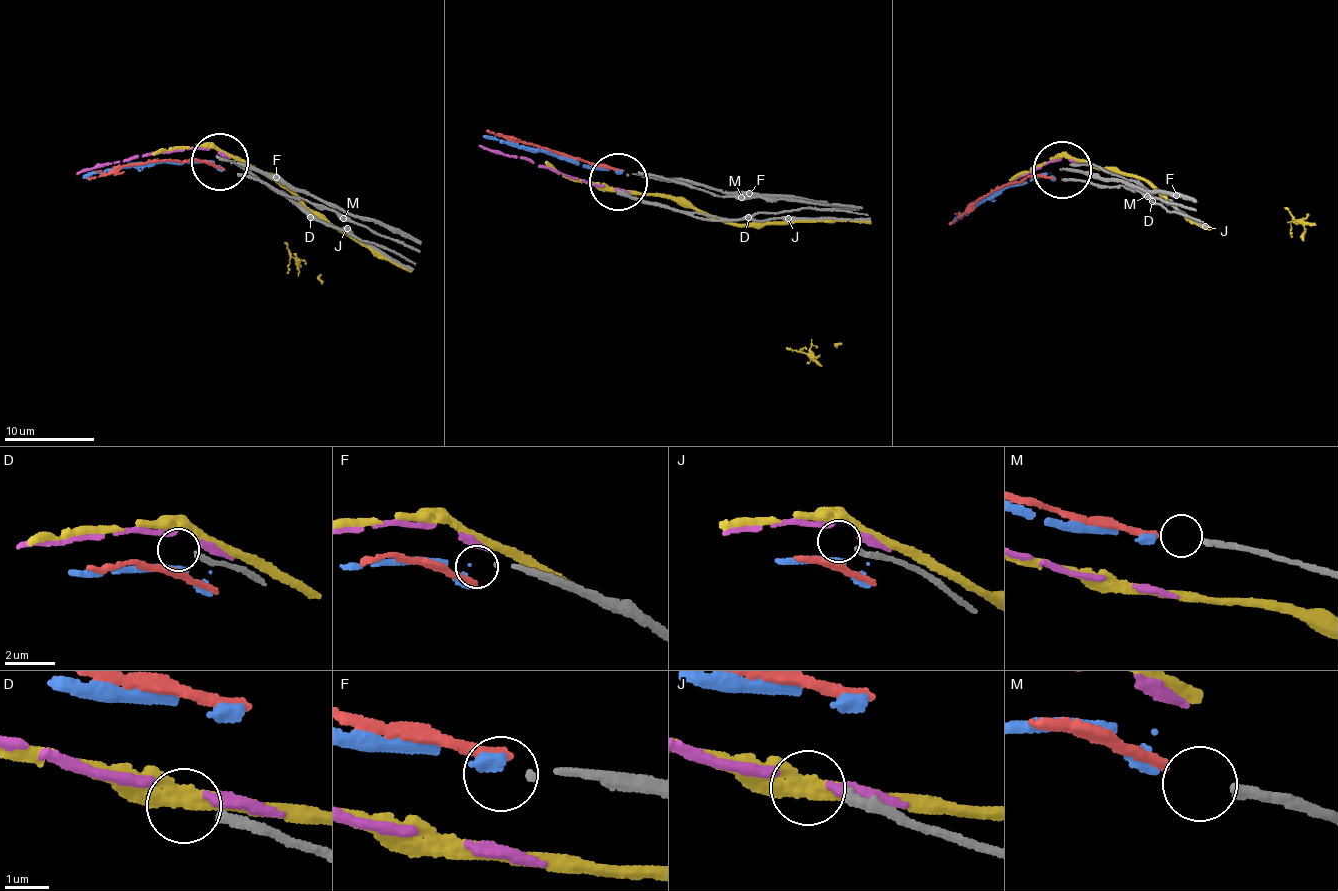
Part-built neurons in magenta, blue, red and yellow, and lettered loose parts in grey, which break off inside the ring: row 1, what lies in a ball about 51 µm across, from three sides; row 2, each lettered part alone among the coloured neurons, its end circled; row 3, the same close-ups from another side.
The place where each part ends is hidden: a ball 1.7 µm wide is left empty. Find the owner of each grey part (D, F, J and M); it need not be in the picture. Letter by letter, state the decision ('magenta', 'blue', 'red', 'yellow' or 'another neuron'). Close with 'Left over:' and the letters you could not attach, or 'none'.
D: another neuron
F: blue
J: another neuron
M: red
Left over: D, J

